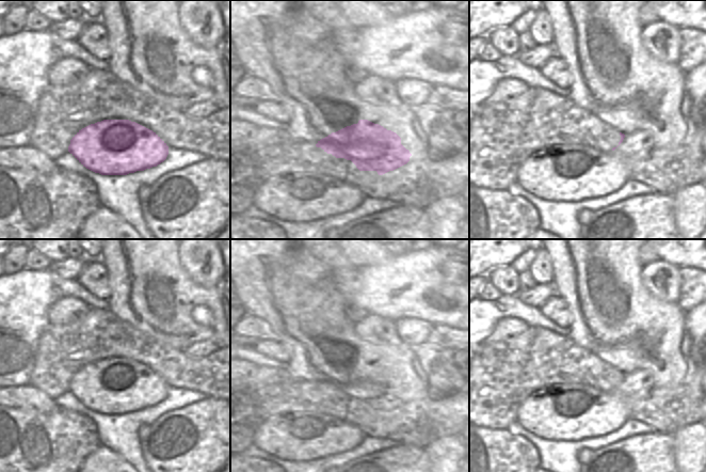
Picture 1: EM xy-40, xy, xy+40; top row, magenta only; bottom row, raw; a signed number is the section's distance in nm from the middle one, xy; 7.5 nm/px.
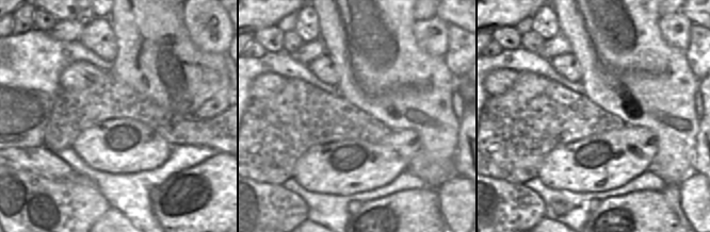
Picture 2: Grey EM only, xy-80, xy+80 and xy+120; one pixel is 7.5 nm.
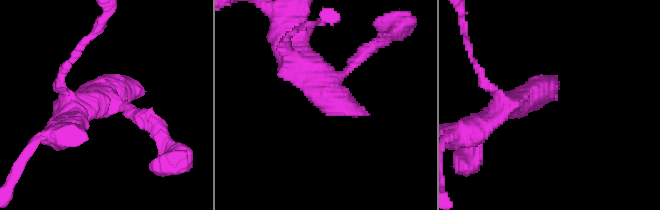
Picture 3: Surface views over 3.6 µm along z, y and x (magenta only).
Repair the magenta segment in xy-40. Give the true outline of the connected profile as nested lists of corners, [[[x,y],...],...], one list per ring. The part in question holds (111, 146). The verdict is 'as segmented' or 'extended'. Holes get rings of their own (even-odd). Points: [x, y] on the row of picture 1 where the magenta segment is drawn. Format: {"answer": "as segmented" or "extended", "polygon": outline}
{"answer": "as segmented", "polygon": [[[103,120],[79,130],[68,152],[86,169],[101,175],[127,175],[157,167],[169,155],[169,146],[153,130],[129,120]]]}

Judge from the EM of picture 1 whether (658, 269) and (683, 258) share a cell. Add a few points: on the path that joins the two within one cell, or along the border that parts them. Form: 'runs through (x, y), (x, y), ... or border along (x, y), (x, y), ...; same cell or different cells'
border along (659, 260), (674, 264), (678, 268); different cells

